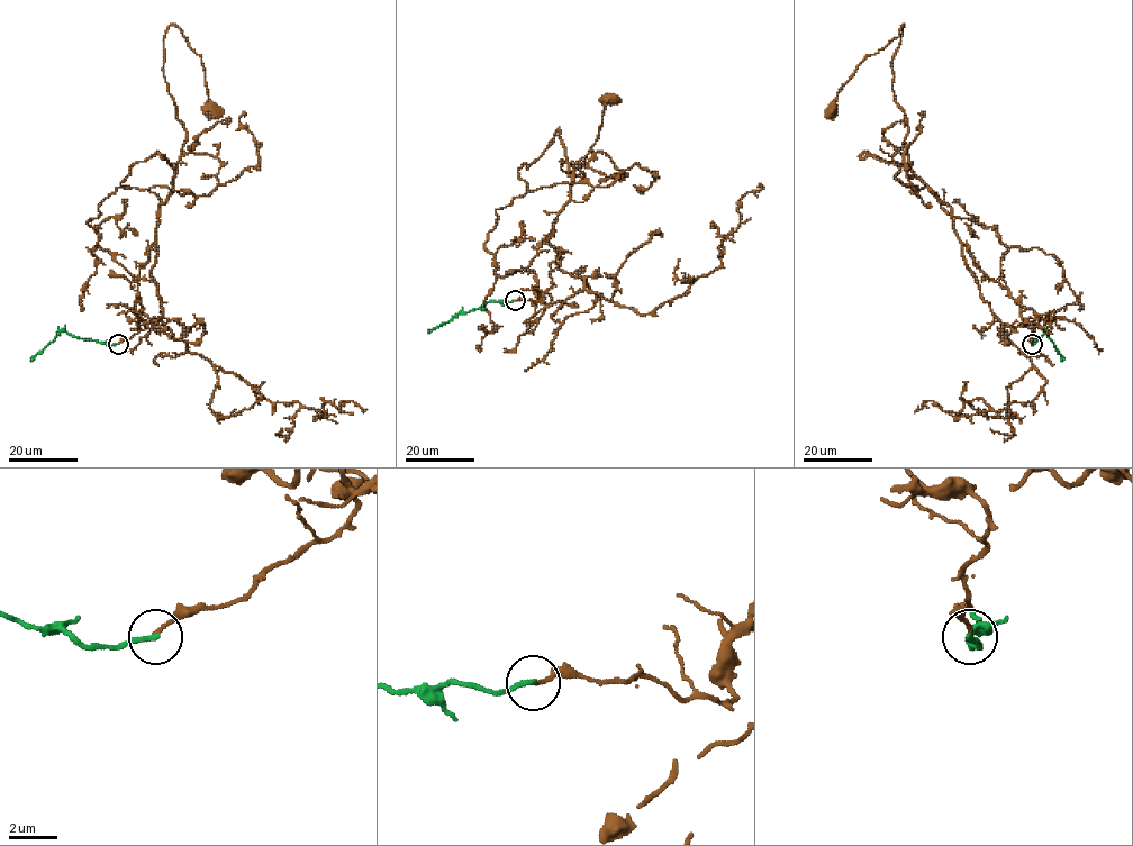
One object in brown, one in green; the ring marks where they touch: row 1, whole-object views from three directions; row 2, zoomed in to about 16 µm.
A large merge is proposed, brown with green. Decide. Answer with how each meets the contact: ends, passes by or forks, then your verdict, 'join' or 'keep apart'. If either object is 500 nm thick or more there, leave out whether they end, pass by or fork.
brown ends there; green ends there; keep apart

